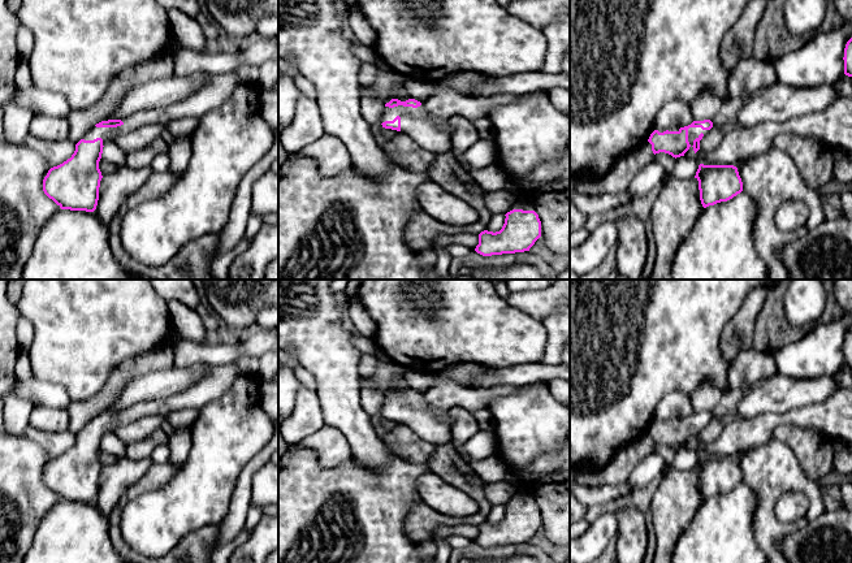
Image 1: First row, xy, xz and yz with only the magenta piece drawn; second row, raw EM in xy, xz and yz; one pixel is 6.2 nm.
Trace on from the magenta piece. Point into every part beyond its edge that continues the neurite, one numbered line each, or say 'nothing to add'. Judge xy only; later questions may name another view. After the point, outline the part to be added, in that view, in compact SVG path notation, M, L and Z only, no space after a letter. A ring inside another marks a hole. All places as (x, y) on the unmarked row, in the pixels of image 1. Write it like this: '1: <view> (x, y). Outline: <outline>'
1: xy (217, 380). Outline: M235 364L211 365L206 374L199 377L191 386L164 399L150 399L138 402L124 408L124 413L117 419L91 419L82 430L103 430L103 437L114 428L126 425L137 419L151 415L166 415L176 410L196 408L200 410L207 403L220 398L226 393L235 380L241 376Z

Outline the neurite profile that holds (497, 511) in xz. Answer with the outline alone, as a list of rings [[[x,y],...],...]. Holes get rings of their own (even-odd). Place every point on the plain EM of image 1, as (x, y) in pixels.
[[[502,504],[492,506],[485,521],[493,523],[493,524],[499,523],[505,515],[505,510],[506,507]]]

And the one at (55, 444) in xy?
[[[30,425],[26,428],[23,436],[40,445],[52,459],[70,450],[75,442],[75,436],[69,430],[64,433],[49,433]]]

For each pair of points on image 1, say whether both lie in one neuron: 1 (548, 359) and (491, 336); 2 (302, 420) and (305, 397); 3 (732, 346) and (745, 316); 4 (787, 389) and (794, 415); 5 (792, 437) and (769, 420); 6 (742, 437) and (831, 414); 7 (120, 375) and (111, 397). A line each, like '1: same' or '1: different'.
1: different
2: same
3: same
4: different
5: different
6: same
7: same

